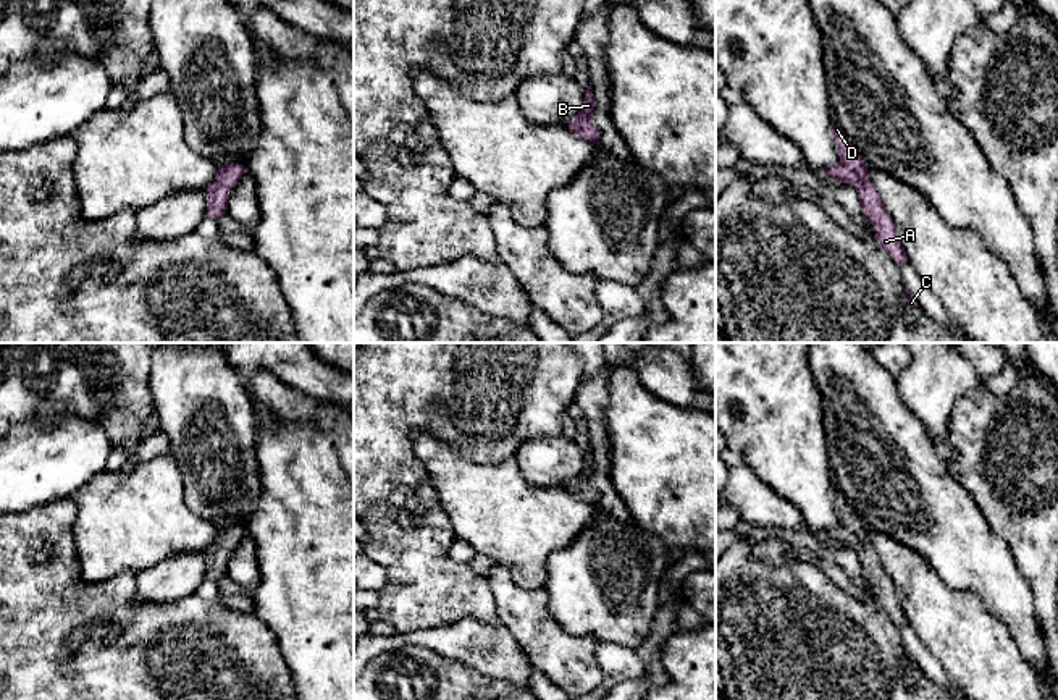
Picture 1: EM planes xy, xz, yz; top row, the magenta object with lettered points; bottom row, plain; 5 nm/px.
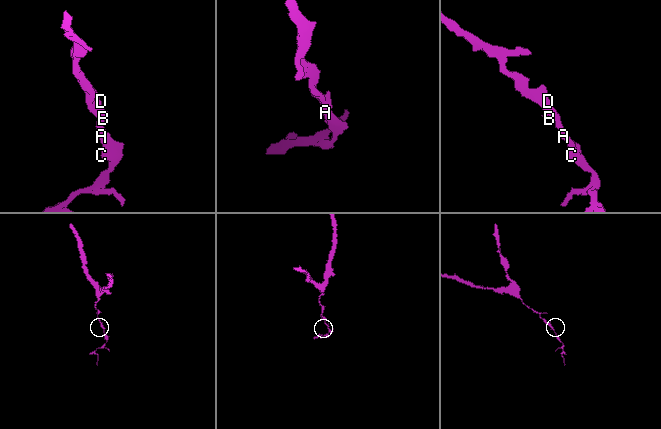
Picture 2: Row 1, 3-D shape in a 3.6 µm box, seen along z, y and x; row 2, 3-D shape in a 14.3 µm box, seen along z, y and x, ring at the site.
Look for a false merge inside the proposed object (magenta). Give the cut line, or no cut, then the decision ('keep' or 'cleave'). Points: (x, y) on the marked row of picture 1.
cut none; keep

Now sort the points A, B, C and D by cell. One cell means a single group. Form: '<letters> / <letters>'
A B C D

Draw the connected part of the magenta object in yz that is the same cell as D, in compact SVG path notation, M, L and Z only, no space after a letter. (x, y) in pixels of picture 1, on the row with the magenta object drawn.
M838 124L833 126L832 133L838 147L840 162L827 167L827 175L856 189L863 213L874 226L875 242L900 265L908 260L906 252L898 239L895 223L884 207L880 194L869 181L863 157L850 144Z

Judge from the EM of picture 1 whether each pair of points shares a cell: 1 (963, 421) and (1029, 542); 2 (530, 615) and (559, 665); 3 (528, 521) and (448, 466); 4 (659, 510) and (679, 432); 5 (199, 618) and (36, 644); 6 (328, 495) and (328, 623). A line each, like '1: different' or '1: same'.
1: same
2: same
3: same
4: same
5: same
6: same

